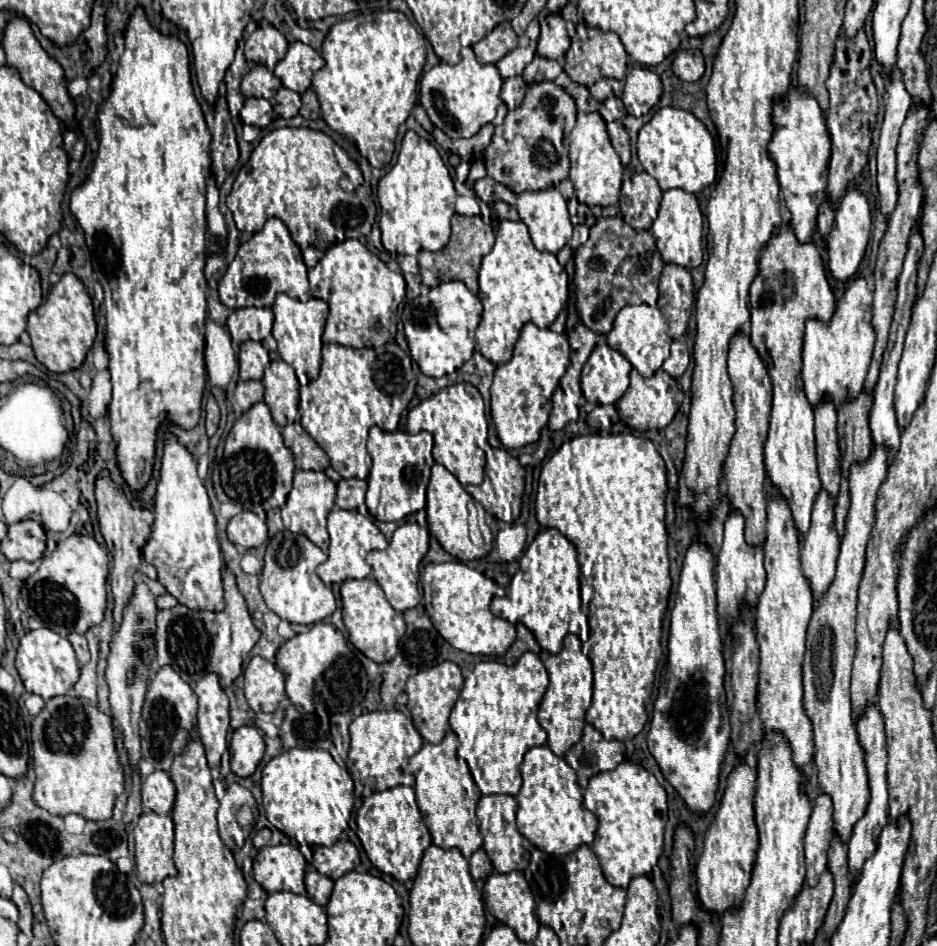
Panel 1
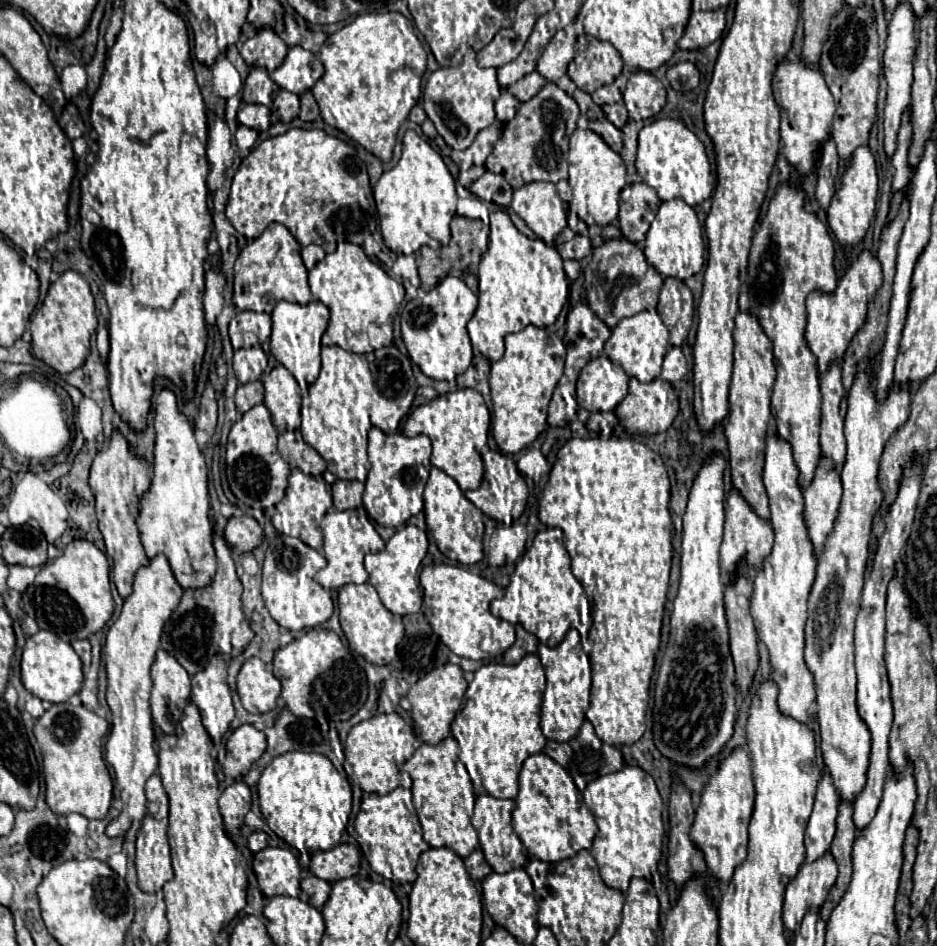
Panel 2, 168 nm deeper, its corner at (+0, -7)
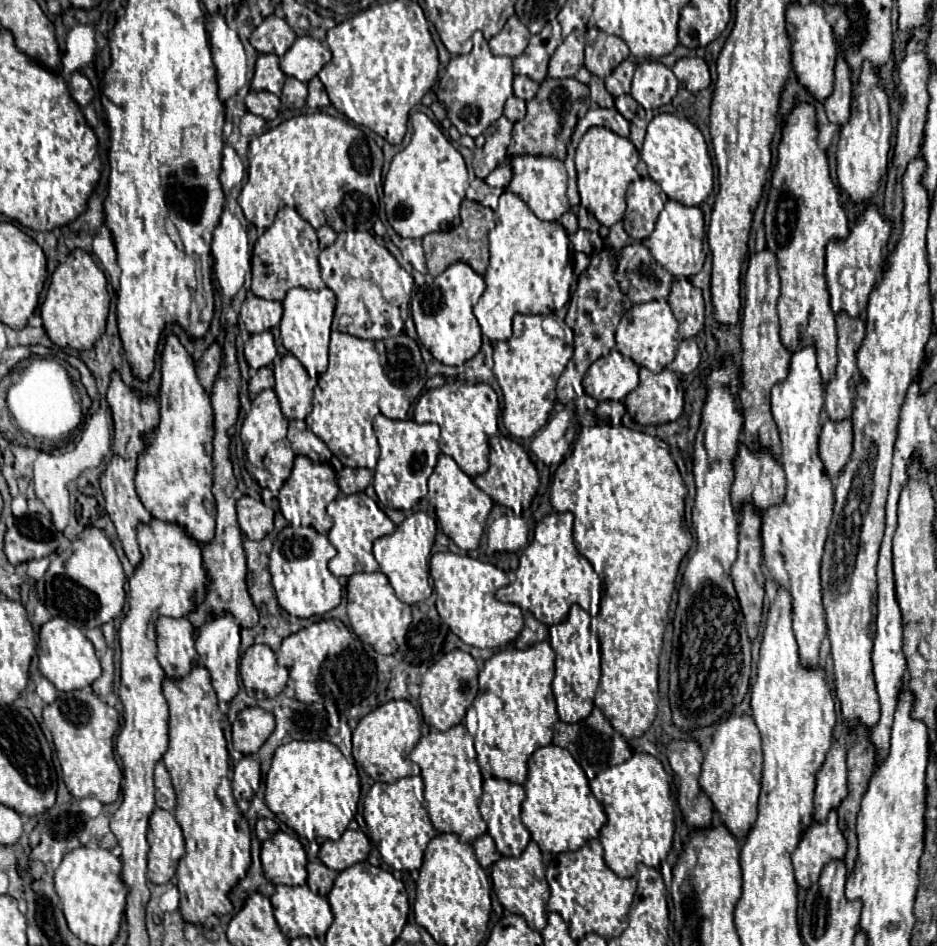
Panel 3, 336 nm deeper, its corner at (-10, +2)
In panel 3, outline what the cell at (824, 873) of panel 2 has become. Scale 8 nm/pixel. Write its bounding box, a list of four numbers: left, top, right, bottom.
[792,812,846,890]

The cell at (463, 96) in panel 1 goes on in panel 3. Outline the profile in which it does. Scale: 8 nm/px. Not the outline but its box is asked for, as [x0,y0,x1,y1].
[438,32,512,138]

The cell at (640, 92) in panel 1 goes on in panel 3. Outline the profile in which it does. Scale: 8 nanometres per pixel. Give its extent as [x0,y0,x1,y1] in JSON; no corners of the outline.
[630,62,678,110]

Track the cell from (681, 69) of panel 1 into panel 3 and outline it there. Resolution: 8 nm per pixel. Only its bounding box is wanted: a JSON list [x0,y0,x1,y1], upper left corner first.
[672,58,710,92]

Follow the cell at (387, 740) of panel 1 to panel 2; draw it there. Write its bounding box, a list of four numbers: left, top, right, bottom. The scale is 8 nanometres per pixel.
[343,713,422,795]

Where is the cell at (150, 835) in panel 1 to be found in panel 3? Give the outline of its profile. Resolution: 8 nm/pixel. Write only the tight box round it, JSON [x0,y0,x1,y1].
[148,808,184,884]

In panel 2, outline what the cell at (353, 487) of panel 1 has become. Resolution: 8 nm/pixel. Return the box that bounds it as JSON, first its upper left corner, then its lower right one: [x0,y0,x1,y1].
[332,481,365,511]

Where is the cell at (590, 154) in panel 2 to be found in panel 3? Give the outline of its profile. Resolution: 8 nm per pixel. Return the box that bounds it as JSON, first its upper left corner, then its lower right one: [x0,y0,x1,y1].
[576,126,640,226]

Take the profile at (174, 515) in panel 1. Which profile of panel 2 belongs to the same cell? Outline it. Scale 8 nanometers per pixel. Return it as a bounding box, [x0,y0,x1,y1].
[136,389,216,587]

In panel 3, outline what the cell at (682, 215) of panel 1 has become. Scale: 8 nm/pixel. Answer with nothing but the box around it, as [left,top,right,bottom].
[648,200,704,278]

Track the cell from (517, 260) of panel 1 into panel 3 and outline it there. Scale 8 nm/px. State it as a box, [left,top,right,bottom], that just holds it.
[474,190,574,342]

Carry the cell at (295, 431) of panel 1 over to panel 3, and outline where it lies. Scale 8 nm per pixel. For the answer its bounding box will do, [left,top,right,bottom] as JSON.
[288,420,332,462]

